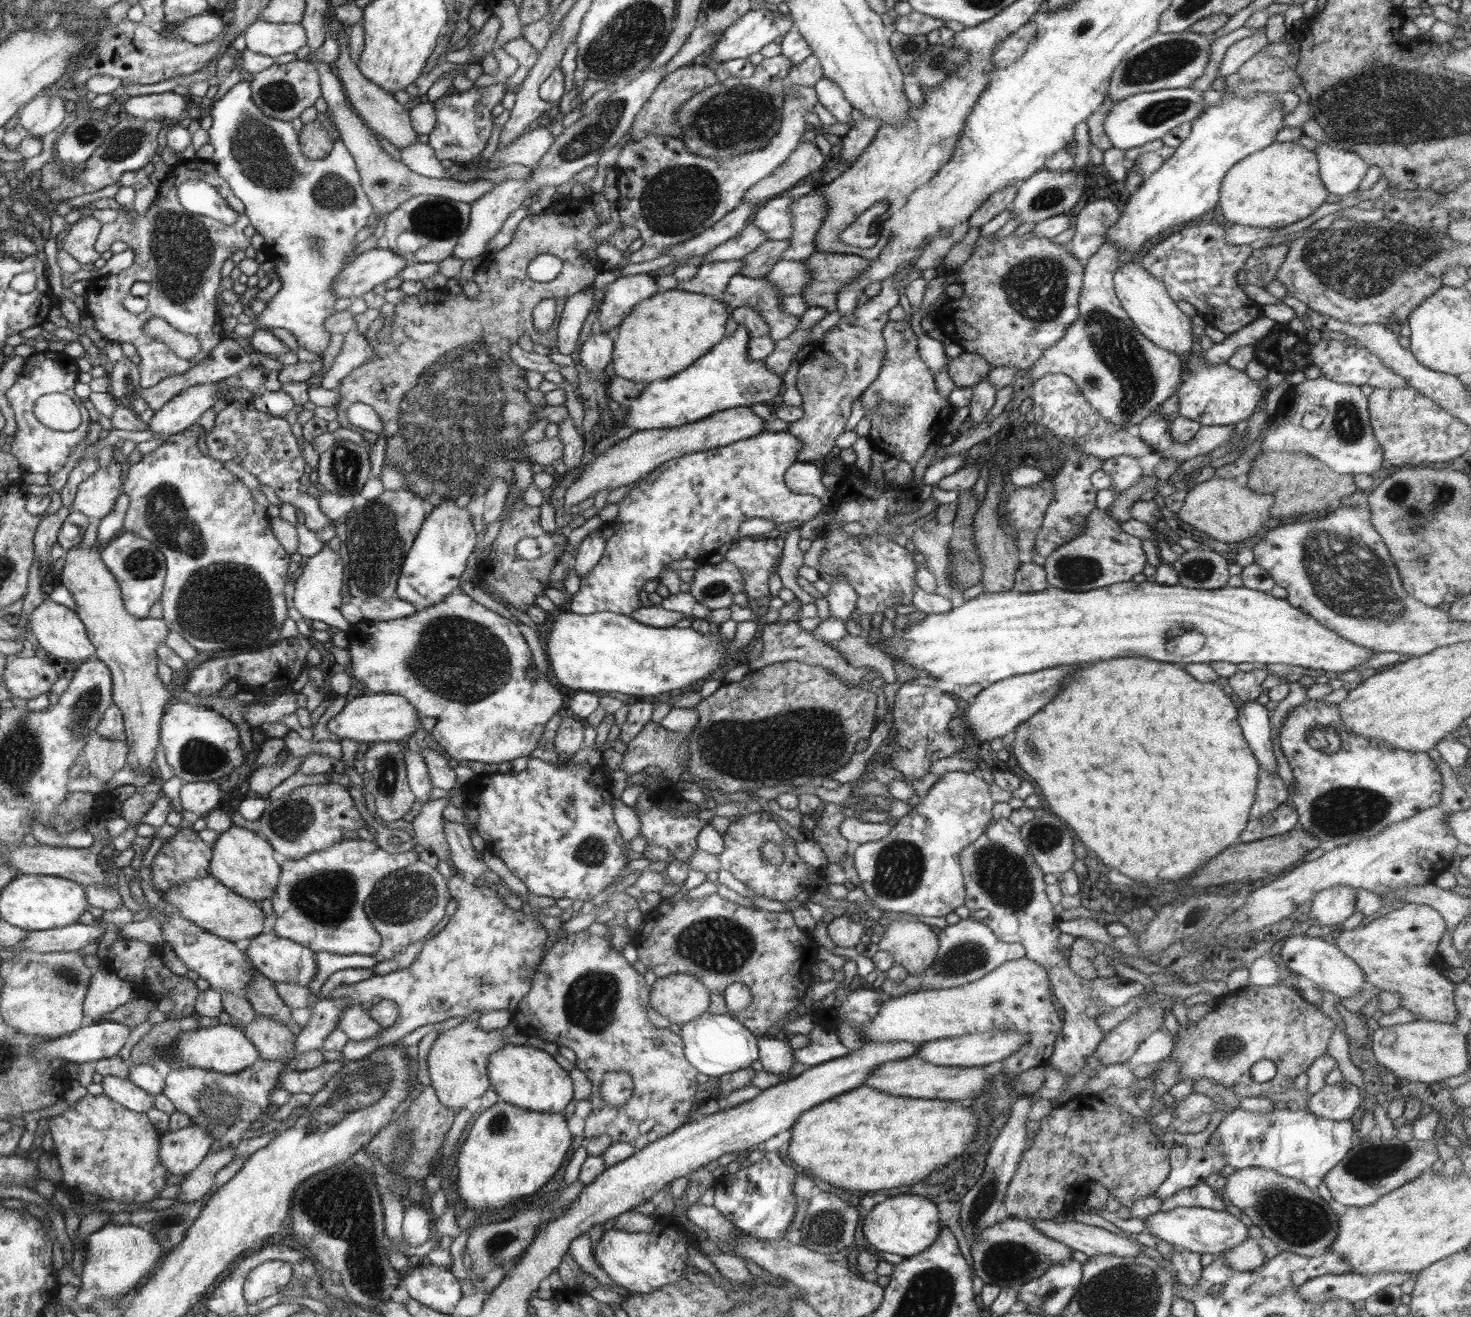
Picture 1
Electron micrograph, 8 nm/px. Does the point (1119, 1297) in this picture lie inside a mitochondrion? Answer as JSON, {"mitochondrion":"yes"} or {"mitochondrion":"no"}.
{"mitochondrion":"yes"}

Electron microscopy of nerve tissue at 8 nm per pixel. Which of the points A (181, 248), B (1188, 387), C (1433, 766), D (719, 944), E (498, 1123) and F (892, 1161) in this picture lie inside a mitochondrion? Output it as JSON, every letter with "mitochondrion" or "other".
{"A":"mitochondrion","B":"other","C":"other","D":"mitochondrion","E":"mitochondrion","F":"other"}

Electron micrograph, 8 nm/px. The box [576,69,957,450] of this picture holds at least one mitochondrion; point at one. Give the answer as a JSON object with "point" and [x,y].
{"point":[742,116]}

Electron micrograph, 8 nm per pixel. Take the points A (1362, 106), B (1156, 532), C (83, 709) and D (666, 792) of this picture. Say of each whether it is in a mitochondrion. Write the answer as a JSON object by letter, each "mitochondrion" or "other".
{"A":"mitochondrion","B":"other","C":"mitochondrion","D":"other"}

